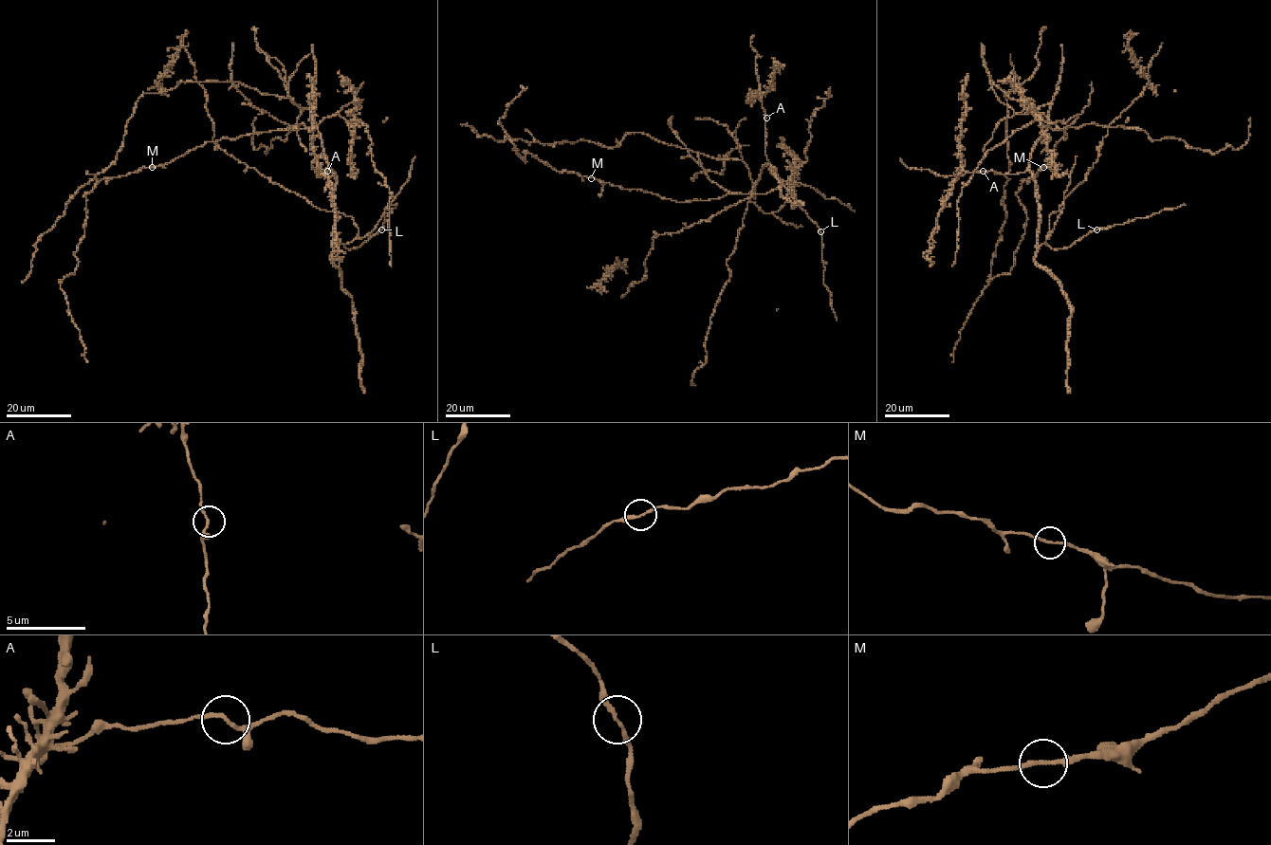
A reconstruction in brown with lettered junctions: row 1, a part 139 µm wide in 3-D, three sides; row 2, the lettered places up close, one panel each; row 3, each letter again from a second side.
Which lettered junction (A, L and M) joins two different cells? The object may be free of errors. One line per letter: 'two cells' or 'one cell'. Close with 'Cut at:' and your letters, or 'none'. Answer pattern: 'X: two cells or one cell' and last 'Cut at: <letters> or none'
A: one cell
L: one cell
M: one cell
Cut at: none

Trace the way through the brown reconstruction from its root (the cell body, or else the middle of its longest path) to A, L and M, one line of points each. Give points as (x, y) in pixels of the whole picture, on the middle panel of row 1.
A: (762, 169), (768, 163), (766, 119)
L: (762, 169), (768, 163), (774, 169), (771, 172), (782, 180), (795, 202), (820, 231)
M: (762, 169), (748, 193), (690, 202), (661, 198), (591, 178)

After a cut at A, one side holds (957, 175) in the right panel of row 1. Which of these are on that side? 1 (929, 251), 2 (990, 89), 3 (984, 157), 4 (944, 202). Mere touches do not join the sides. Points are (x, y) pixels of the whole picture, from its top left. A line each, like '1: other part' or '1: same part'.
1: same part
2: other part
3: other part
4: same part

